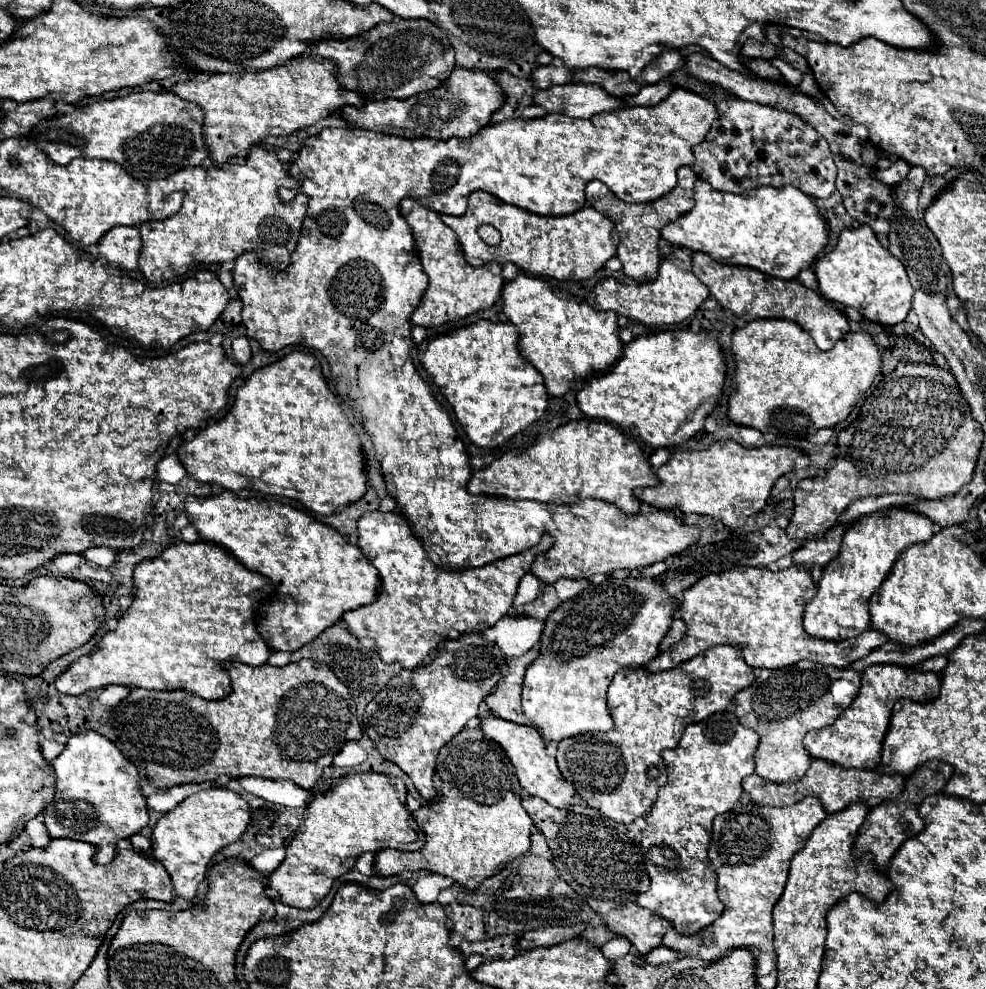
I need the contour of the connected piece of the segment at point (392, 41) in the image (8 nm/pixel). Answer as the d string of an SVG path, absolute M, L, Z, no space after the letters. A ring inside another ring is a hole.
M399 18L381 22L367 34L351 40L323 40L311 46L313 56L329 58L335 64L337 80L343 88L357 92L363 100L411 98L419 92L433 90L453 72L449 34L435 24L419 18Z

